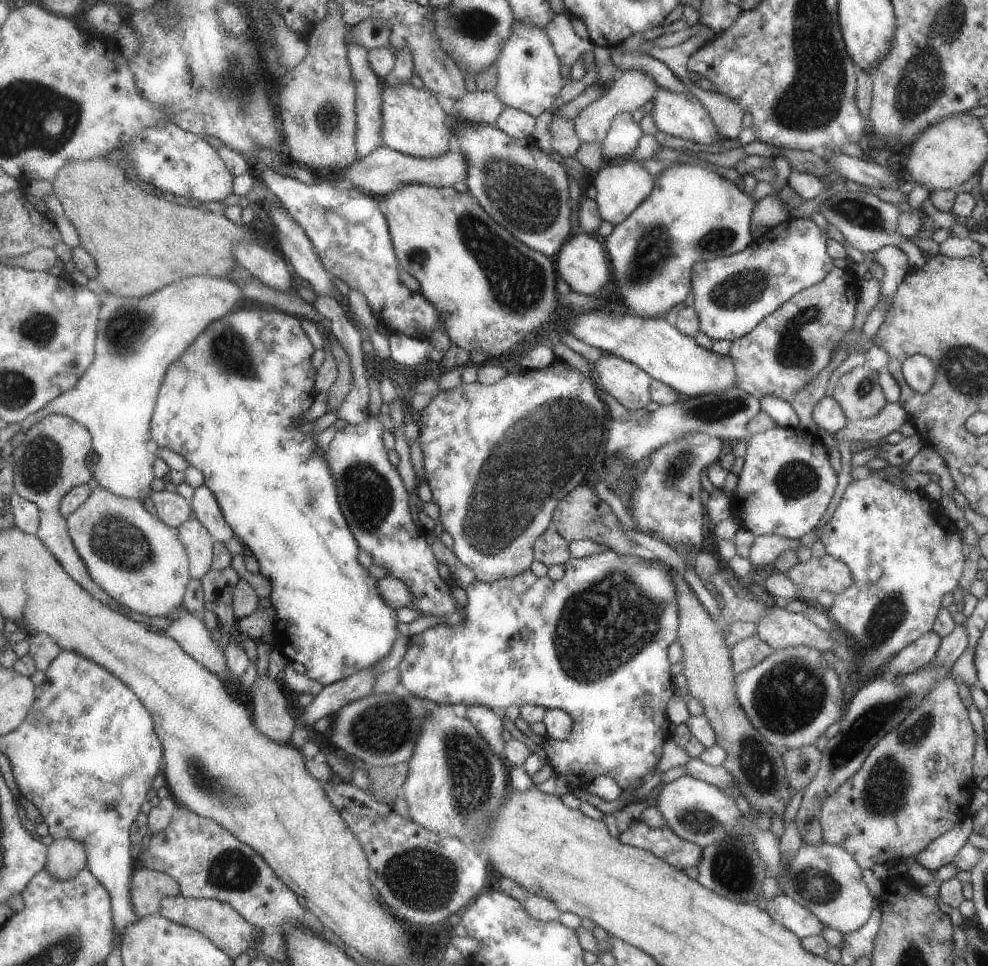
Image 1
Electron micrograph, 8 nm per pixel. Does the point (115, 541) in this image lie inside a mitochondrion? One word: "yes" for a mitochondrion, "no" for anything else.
yes

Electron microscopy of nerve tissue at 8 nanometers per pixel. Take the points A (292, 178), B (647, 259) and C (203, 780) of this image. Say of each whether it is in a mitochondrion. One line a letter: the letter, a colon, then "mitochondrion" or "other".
A: other
B: mitochondrion
C: mitochondrion

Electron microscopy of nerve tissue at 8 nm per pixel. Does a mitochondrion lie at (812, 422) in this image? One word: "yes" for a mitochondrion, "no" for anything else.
no

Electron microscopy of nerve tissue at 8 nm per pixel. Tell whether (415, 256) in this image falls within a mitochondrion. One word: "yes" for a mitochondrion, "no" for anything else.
no

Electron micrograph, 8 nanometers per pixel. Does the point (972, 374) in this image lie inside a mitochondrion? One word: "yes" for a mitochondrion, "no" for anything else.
yes

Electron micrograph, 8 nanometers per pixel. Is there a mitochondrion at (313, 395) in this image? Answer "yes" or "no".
no

